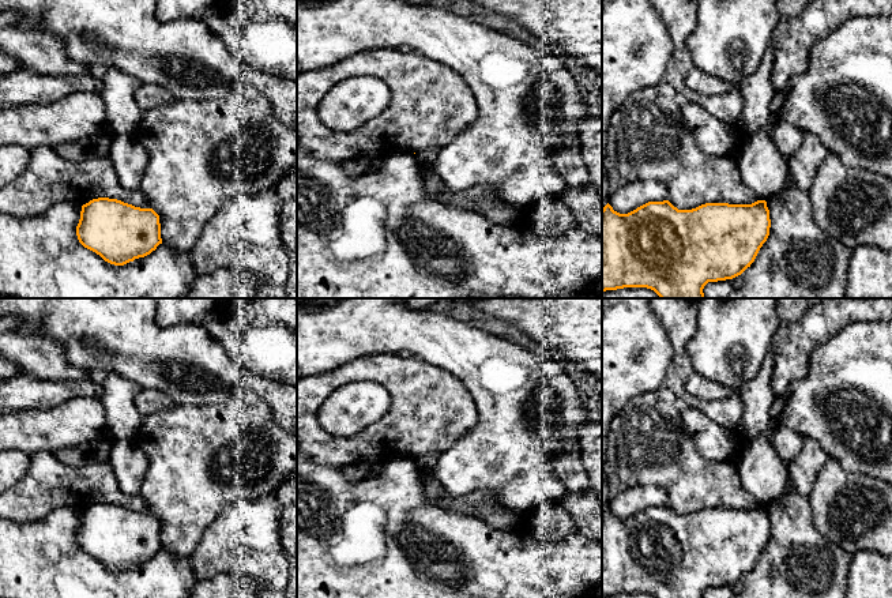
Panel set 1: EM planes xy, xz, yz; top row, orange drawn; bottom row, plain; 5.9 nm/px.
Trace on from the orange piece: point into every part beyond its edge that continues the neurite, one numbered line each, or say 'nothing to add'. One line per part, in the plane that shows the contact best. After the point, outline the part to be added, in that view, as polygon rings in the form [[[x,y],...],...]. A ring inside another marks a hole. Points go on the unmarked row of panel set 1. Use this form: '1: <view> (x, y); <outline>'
nothing to add

